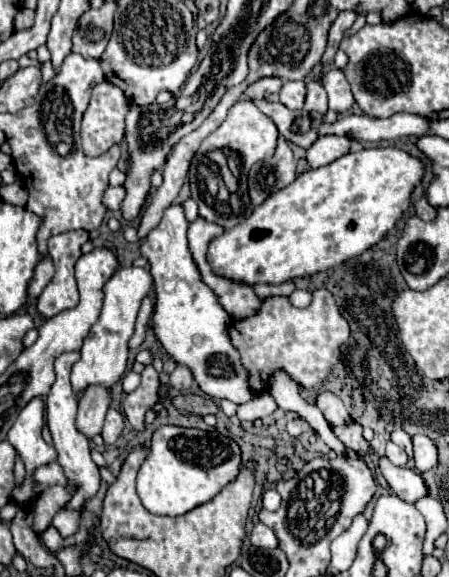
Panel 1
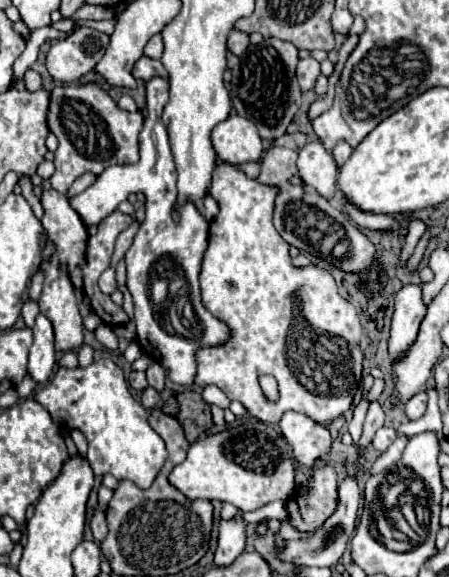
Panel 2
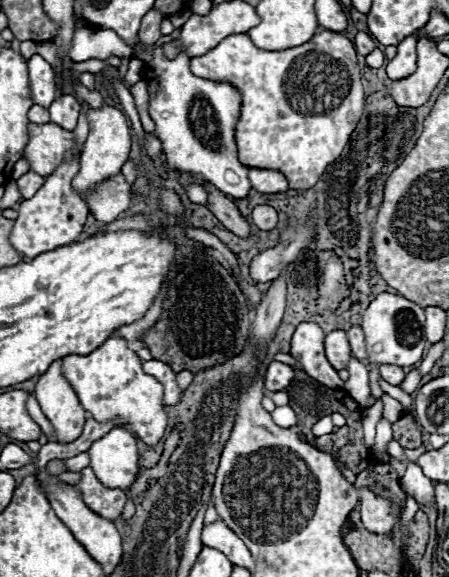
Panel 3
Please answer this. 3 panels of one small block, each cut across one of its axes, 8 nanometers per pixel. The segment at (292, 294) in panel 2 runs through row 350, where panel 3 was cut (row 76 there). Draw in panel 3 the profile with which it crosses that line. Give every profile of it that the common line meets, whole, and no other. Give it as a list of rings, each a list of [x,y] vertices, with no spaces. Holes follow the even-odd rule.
[[[322,30],[310,42],[282,52],[260,50],[250,36],[232,34],[204,56],[190,60],[192,72],[228,82],[242,96],[236,124],[238,158],[250,168],[280,170],[292,190],[312,188],[326,166],[340,158],[364,112],[362,74],[354,44],[342,34]]]

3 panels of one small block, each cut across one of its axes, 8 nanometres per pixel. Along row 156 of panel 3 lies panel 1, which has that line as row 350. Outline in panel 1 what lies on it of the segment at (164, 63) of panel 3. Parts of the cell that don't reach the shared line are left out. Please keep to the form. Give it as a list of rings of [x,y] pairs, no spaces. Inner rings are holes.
[[[174,204],[166,208],[162,222],[142,240],[142,256],[150,262],[150,272],[156,286],[156,310],[152,316],[156,338],[162,342],[164,350],[178,362],[194,372],[194,380],[212,398],[226,398],[234,404],[244,404],[256,398],[256,390],[250,386],[248,370],[242,366],[240,352],[234,348],[228,328],[232,324],[230,316],[222,312],[218,298],[200,278],[196,262],[188,250],[186,240],[188,222],[184,218],[182,206]]]

